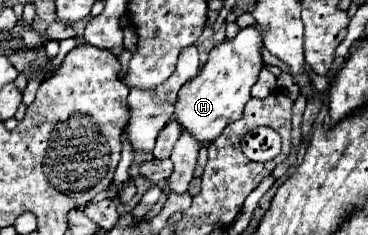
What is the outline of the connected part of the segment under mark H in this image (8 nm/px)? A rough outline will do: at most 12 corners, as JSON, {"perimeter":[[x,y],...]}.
{"perimeter":[[262,27],[214,45],[174,117],[212,143],[242,117],[264,65]]}

